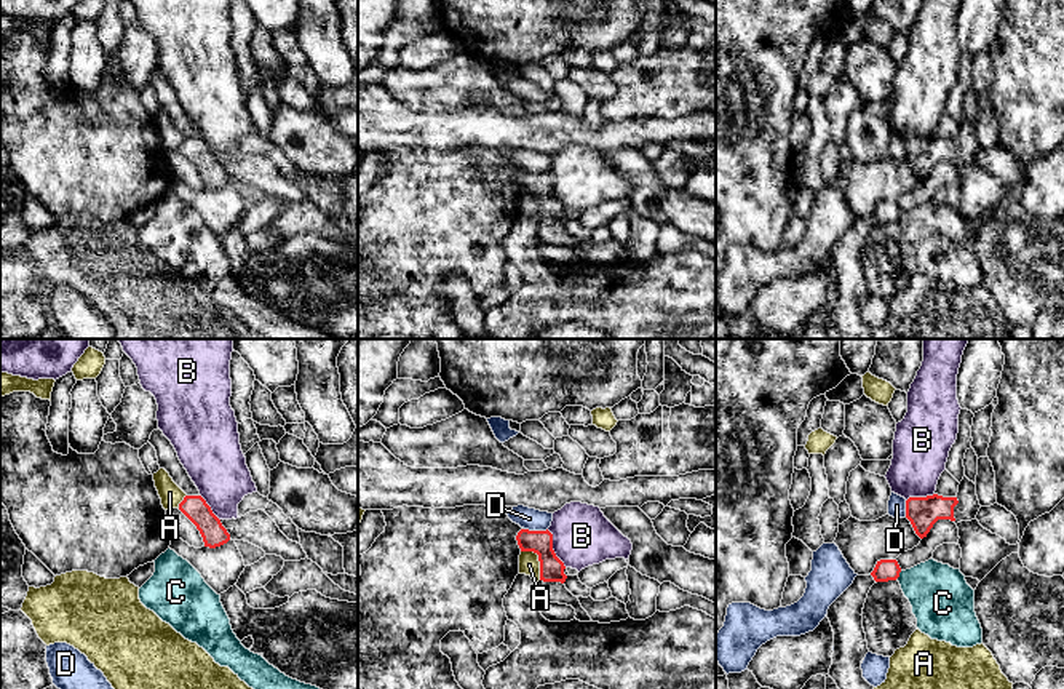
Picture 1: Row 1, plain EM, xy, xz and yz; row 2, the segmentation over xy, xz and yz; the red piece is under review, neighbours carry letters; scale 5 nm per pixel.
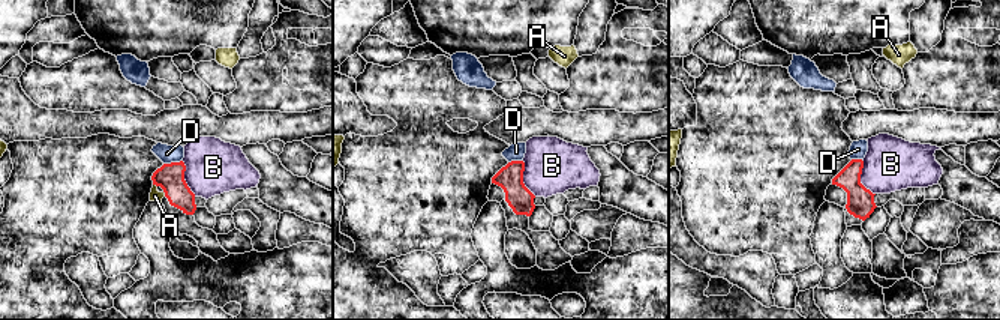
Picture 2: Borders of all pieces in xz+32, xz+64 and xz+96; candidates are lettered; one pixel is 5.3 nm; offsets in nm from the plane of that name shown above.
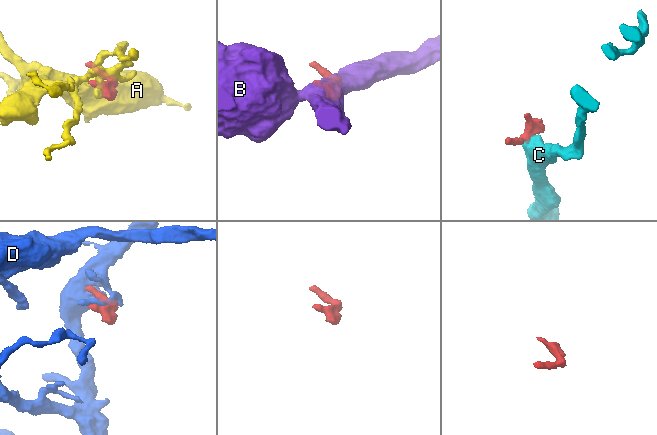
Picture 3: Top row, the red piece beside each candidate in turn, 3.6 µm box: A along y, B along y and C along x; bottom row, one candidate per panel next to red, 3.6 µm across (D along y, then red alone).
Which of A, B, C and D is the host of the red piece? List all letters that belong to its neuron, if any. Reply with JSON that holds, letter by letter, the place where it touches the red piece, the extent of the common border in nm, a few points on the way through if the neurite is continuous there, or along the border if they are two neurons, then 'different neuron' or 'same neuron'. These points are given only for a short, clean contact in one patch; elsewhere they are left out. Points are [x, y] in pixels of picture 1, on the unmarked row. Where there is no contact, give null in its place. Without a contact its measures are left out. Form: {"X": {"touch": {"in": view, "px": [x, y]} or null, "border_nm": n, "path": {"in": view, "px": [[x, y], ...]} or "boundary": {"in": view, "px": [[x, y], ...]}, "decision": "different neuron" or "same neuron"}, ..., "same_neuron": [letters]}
{"A": {"touch": {"in": "xz", "px": [539, 202]}, "border_nm": 180, "boundary": {"in": "xz", "px": [[521, 192], [531, 192], [537, 197], [540, 221]]}, "decision": "different neuron"}, "B": {"touch": {"in": "xz", "px": [551, 191]}, "border_nm": 220, "boundary": {"in": "xz", "px": [[547, 171], [553, 181], [555, 197], [566, 208]]}, "decision": "different neuron"}, "C": {"touch": {"in": "yz", "px": [898, 216]}, "border_nm": 50, "boundary": {"in": "yz", "px": [[901, 213], [897, 219]]}, "decision": "different neuron"}, "D": {"touch": {"in": "xz", "px": [535, 173]}, "border_nm": 120, "decision": "different neuron"}, "same_neuron": []}

